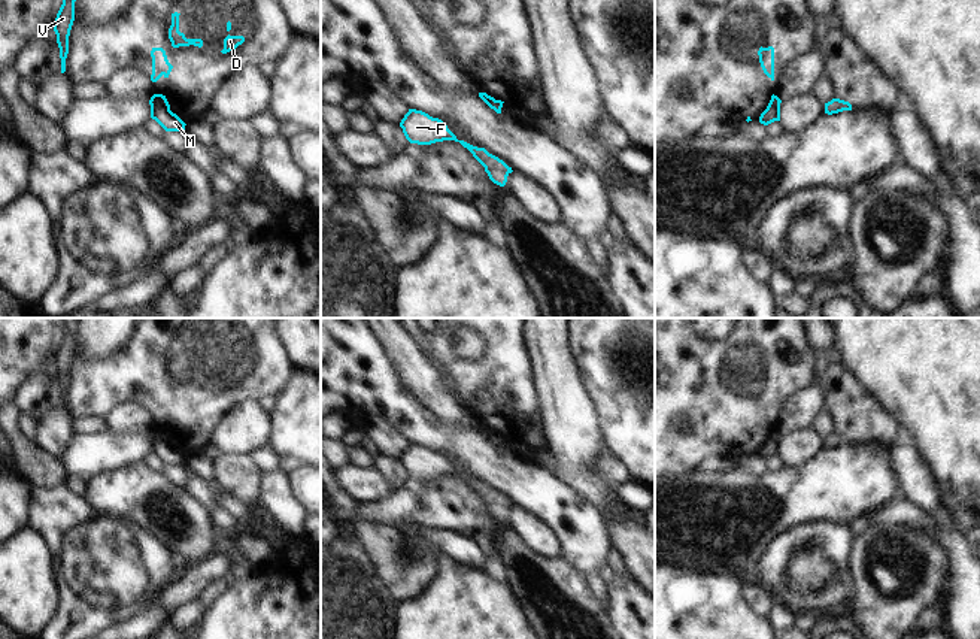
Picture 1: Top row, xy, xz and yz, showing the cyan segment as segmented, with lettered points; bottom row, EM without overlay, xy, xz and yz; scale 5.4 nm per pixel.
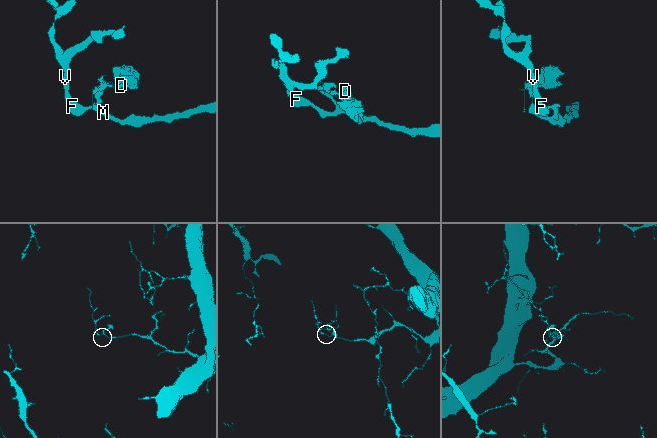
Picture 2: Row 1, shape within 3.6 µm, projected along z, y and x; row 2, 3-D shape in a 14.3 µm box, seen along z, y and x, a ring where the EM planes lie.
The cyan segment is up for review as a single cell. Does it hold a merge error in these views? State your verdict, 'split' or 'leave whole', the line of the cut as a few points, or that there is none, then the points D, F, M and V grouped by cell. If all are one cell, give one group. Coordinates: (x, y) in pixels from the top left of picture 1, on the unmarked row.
split; cut xy (151, 438), (163, 438), (169, 444); groups D / F M V

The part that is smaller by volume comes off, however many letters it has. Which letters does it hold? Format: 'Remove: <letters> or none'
Remove: D

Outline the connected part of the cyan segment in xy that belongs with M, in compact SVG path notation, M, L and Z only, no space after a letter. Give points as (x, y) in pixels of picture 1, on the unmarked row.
M151 439L151 452L166 466L183 466L185 457L164 439Z

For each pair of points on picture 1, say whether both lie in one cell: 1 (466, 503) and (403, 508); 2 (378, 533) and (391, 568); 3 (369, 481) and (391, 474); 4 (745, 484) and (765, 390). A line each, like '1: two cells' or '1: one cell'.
1: one cell
2: one cell
3: two cells
4: two cells

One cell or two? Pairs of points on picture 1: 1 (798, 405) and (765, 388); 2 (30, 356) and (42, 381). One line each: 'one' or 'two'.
1: two
2: two

